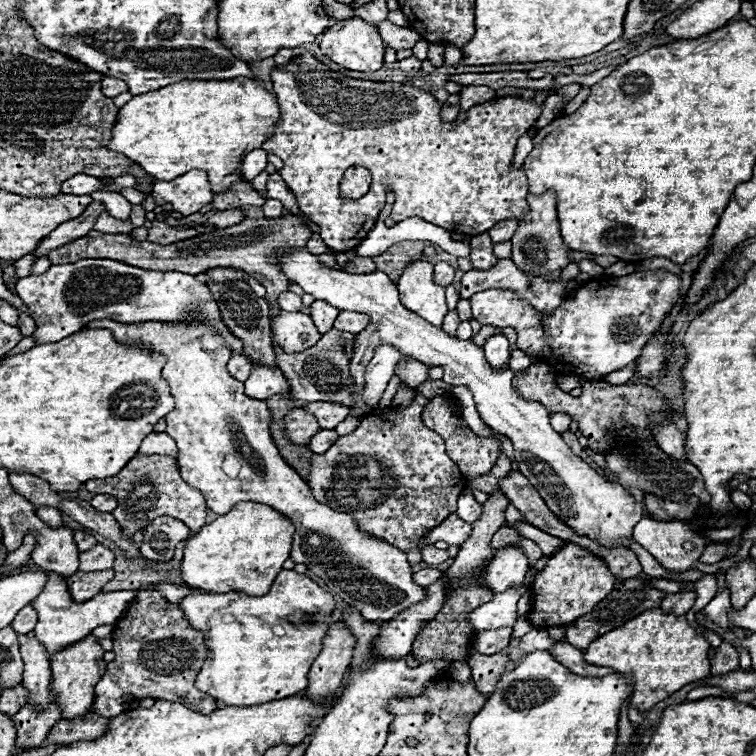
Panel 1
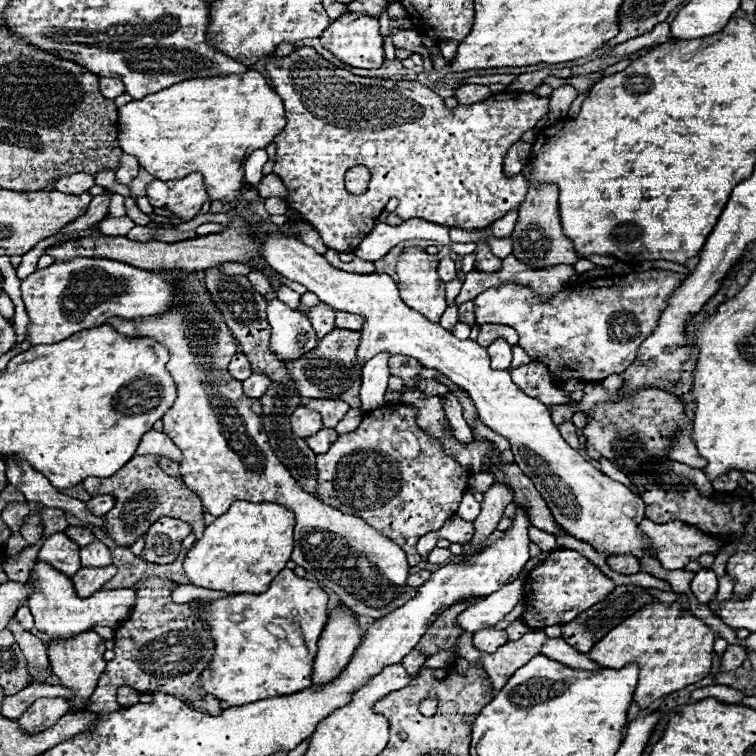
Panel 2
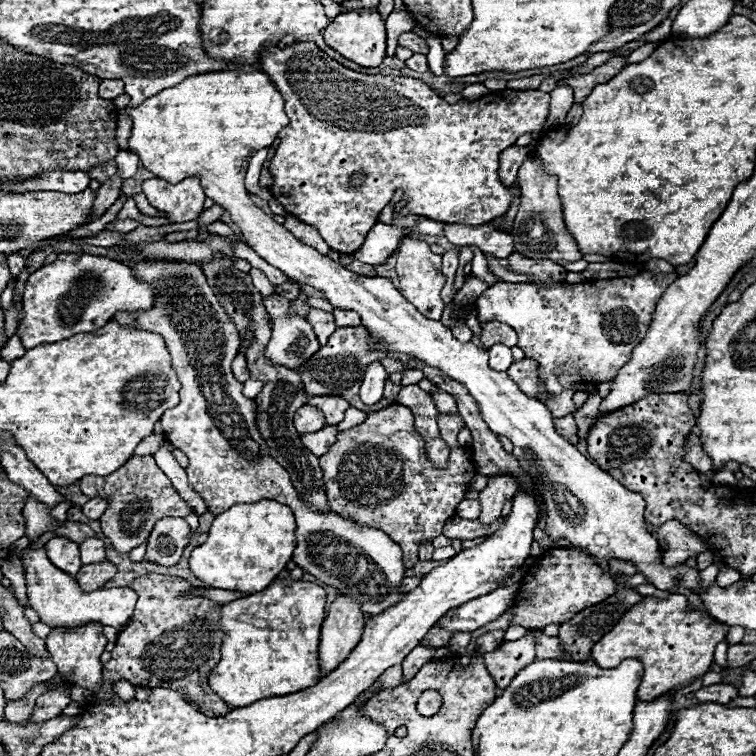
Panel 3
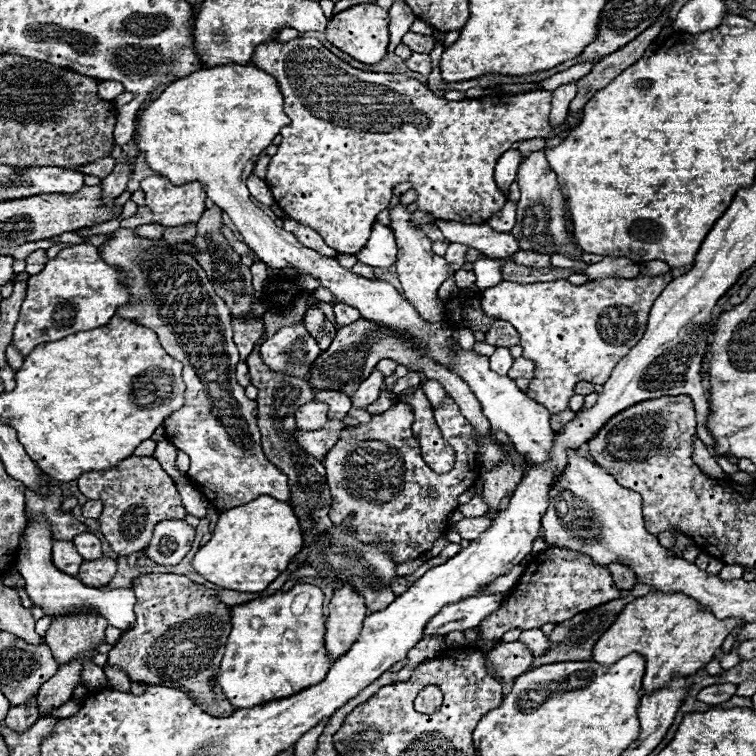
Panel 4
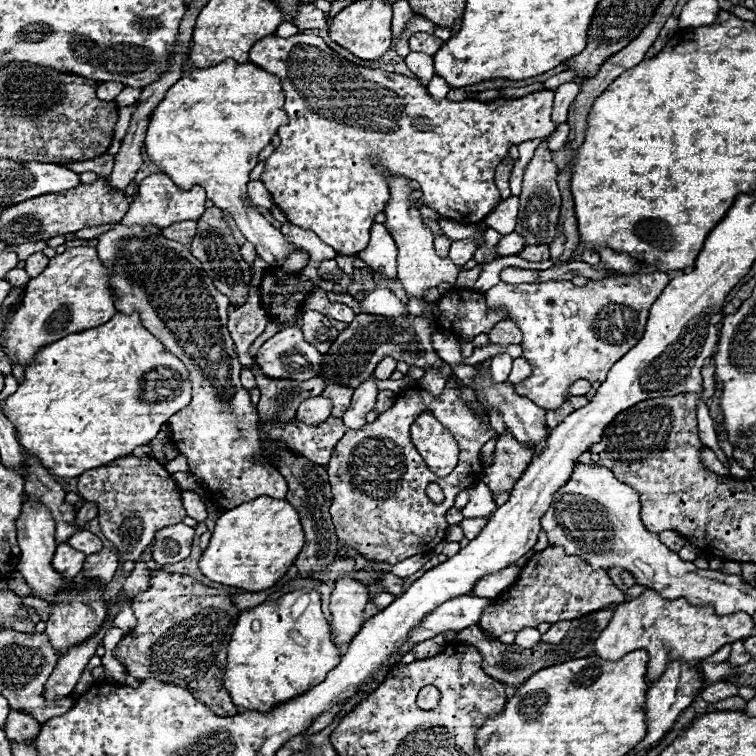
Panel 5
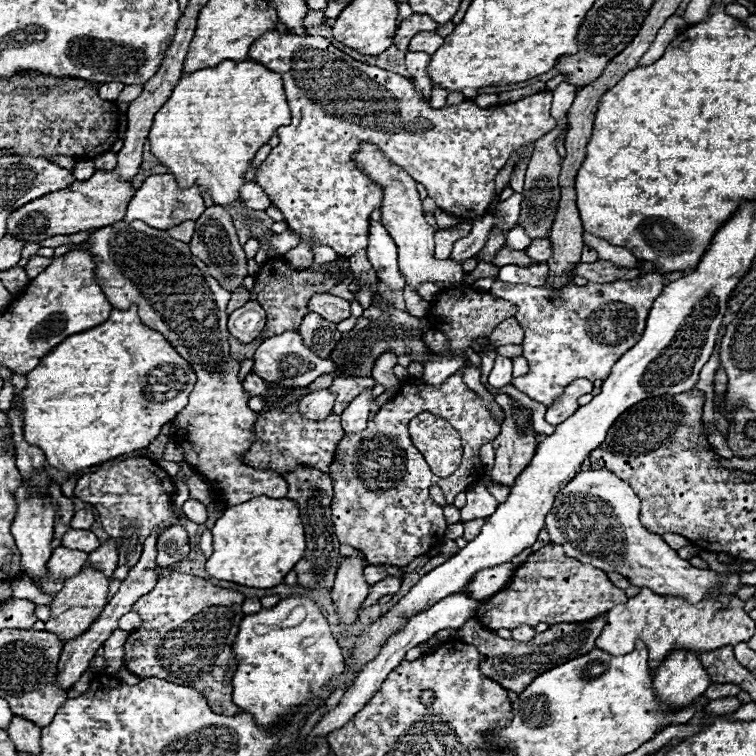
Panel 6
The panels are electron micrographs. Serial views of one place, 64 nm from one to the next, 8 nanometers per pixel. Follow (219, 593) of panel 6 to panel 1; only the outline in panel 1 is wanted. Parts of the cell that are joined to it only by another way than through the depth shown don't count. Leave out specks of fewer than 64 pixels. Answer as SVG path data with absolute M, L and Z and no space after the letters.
M142 590L134 602L130 604L130 608L124 612L124 616L114 624L112 630L112 642L114 642L114 662L108 664L106 674L102 676L102 680L96 684L96 700L94 700L94 712L98 716L104 718L114 718L122 712L122 706L126 700L136 698L136 700L144 700L144 698L160 698L160 700L174 700L180 704L186 704L190 710L202 712L202 714L210 714L214 712L216 700L204 692L200 692L194 686L194 680L206 660L206 646L204 646L204 636L196 630L190 628L188 620L182 616L182 610L178 606L168 606L166 598L156 592L156 590Z

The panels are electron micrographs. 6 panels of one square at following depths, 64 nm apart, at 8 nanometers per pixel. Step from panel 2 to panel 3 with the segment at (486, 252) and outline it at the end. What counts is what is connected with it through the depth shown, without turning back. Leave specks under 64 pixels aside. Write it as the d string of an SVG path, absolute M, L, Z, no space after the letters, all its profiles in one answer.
M486 256L488 260L488 270L498 276L502 282L512 282L512 283L525 283L531 282L530 278L524 276L523 274L514 274L513 272L508 272L508 264L506 264L506 258L490 258Z

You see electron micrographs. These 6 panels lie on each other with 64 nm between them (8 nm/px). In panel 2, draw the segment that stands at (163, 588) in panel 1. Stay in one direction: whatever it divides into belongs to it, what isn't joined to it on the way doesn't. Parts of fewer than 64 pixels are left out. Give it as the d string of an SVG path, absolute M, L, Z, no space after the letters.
M182 584L182 586L176 586L172 590L172 600L174 602L190 602L190 600L196 600L196 598L202 598L202 600L214 600L214 598L220 598L224 596L226 592L218 592L218 590L208 590L208 588L198 588L198 586L192 586L192 584Z

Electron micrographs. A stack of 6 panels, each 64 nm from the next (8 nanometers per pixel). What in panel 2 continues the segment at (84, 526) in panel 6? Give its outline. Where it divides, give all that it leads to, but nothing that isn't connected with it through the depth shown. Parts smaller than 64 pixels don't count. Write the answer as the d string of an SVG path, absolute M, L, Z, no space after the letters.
M108 494L94 496L94 498L88 502L88 510L90 510L94 516L104 516L106 512L110 512L110 508L114 508L114 496L108 496Z

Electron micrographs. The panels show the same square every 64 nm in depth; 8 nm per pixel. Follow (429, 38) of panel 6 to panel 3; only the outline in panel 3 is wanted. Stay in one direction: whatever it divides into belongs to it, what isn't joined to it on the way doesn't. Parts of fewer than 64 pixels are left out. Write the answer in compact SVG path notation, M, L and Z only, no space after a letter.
M404 32L398 36L398 46L404 46L408 50L412 50L416 54L428 54L428 46L426 46L426 40L416 36L414 32Z

